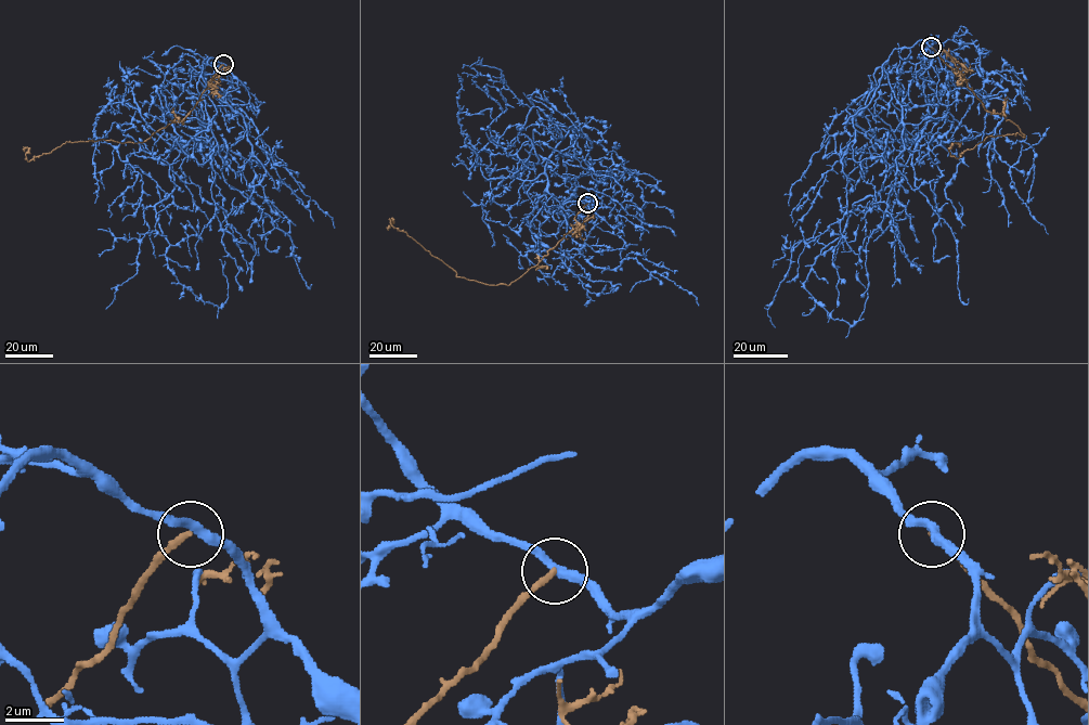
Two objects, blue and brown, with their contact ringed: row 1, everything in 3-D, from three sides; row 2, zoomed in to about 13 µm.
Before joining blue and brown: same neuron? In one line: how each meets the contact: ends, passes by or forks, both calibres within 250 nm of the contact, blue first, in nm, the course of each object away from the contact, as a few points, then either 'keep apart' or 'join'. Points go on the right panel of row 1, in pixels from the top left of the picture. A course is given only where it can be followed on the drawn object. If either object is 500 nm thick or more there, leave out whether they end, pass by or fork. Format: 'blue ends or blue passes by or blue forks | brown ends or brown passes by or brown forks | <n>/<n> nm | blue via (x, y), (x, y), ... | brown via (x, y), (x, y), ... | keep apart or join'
blue passes by | brown ends | 320/220 nm | blue via (931, 48), (895, 48), (843, 124), (914, 140), (949, 75), (976, 69), (1003, 89), (994, 149), (1048, 234) | brown via (931, 48), (960, 72), (983, 106), (1001, 113), (1025, 136), (988, 136), (957, 158), (949, 149), (961, 141) | keep apart

